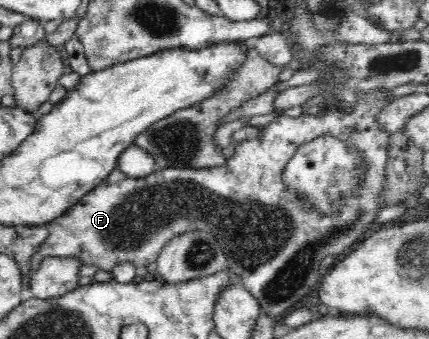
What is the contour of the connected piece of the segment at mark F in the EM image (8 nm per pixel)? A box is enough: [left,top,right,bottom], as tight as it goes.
[31,89,392,317]

